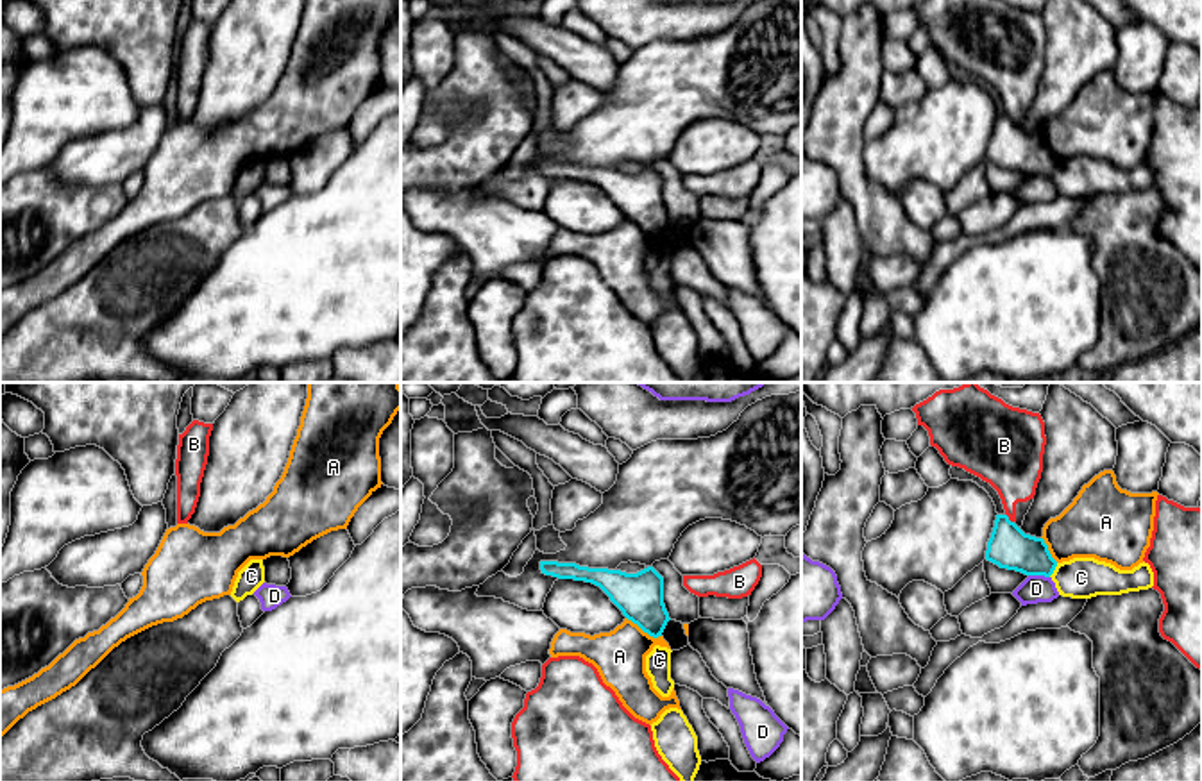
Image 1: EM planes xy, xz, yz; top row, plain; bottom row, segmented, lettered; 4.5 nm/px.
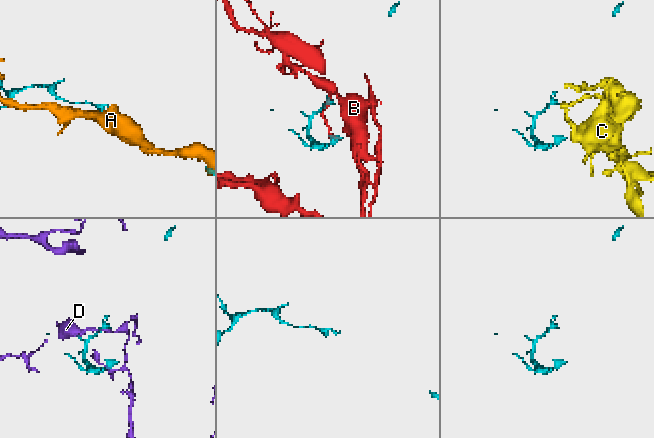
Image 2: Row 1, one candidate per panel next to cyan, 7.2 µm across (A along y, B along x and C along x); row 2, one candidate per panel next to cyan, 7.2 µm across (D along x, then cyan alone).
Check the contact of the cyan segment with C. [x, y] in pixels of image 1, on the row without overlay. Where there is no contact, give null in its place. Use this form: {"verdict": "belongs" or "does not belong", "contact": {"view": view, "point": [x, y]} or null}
{"verdict": "does not belong", "contact": {"view": "yz", "point": [1054, 168]}}

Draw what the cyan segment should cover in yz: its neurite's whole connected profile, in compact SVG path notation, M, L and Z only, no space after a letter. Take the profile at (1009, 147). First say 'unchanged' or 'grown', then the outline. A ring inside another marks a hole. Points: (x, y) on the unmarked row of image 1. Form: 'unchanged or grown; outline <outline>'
unchanged; outline M996 114L986 159L1025 175L1050 177L1057 166L1045 139L1025 134L1007 114Z

